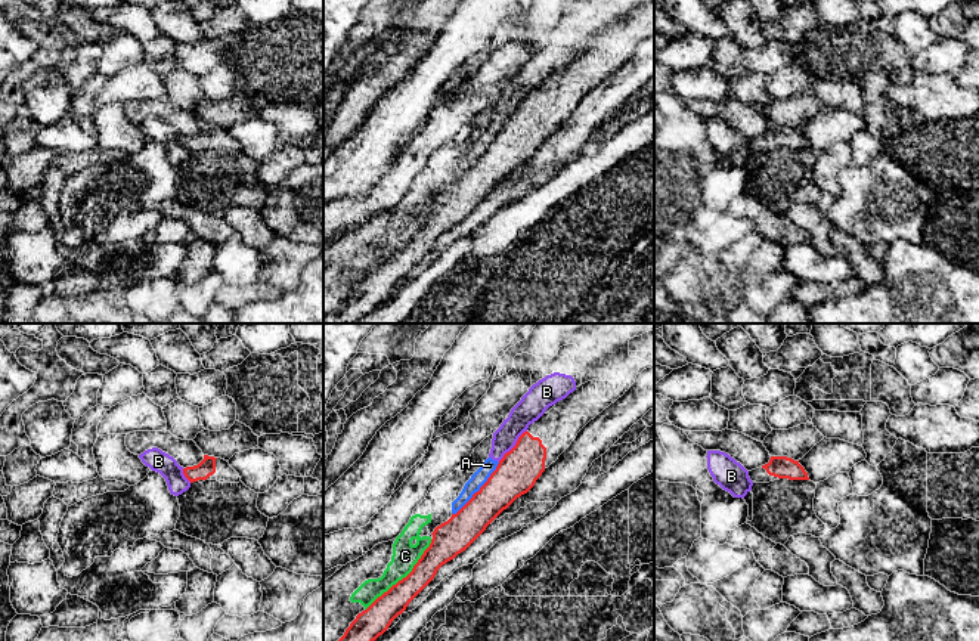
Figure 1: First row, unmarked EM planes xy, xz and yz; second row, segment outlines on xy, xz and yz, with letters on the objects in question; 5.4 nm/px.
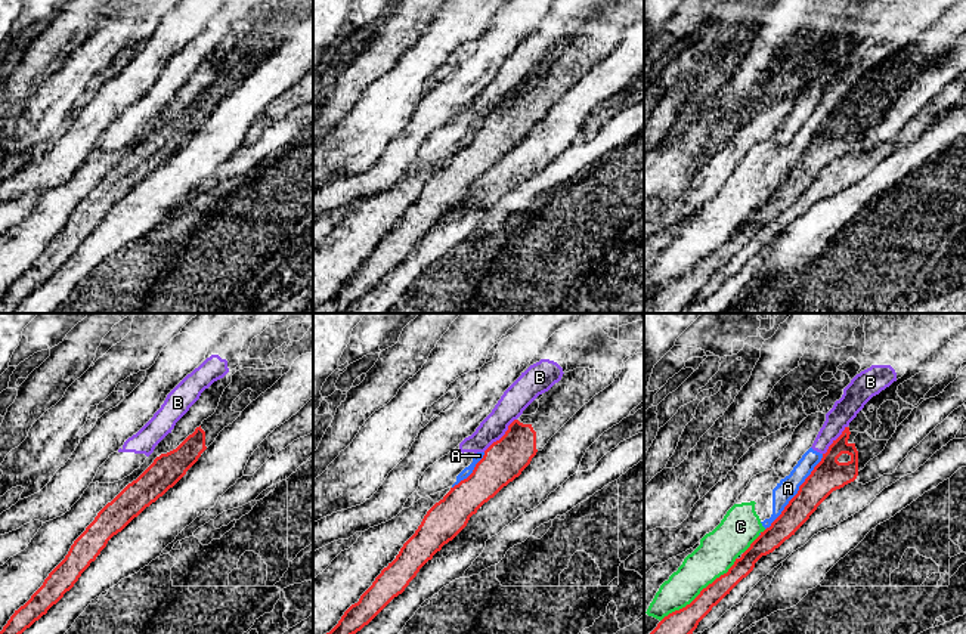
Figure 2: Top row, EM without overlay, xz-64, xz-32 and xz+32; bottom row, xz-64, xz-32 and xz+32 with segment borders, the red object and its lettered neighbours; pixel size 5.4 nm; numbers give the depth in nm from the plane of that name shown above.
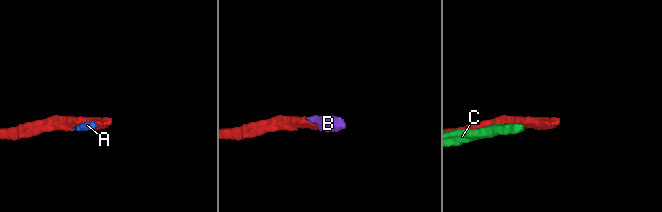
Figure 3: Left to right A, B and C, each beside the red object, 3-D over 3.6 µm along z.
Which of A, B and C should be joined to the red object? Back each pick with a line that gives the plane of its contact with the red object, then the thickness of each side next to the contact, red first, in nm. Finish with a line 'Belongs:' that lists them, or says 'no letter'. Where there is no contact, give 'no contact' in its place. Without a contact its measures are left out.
Belongs: no letter

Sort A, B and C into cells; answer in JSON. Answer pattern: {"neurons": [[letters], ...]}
{"neurons": [["A", "B", "C"]]}

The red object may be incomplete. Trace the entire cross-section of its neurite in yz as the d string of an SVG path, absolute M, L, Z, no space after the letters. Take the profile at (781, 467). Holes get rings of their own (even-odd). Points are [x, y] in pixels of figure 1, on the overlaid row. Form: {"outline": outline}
{"outline": "M771 456L768 464L749 471L749 477L756 483L769 483L780 479L809 480L808 473L799 461L787 456Z"}

